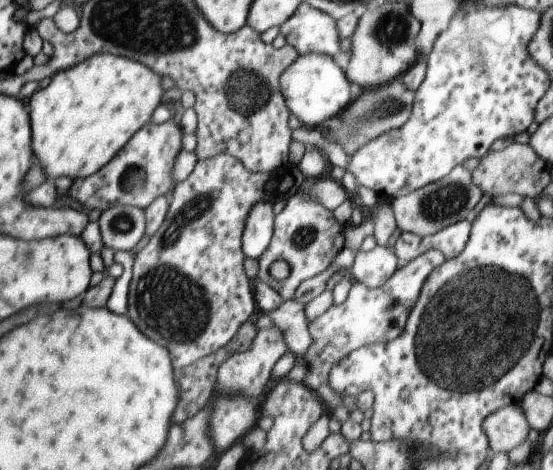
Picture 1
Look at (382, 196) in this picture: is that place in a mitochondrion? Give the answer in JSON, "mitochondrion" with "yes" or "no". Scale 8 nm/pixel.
{"mitochondrion":"no"}

